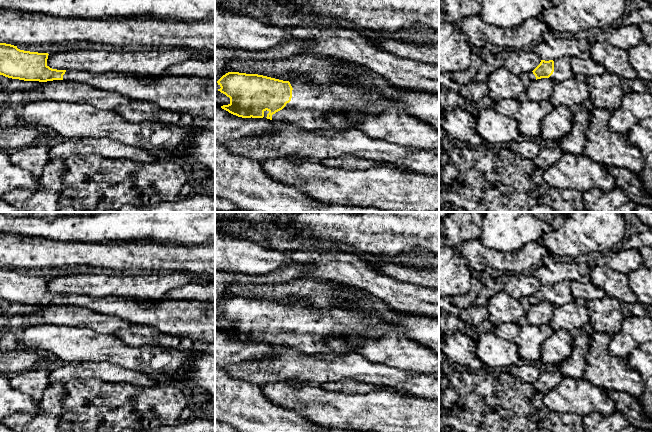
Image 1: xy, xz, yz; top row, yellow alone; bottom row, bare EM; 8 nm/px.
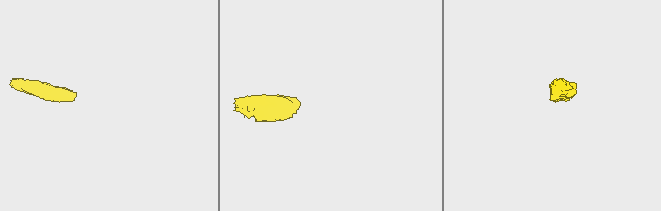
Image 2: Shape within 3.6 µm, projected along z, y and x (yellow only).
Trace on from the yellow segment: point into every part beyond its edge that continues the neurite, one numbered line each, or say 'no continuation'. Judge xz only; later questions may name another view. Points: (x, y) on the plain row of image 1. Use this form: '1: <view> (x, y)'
1: xz (312, 332)

